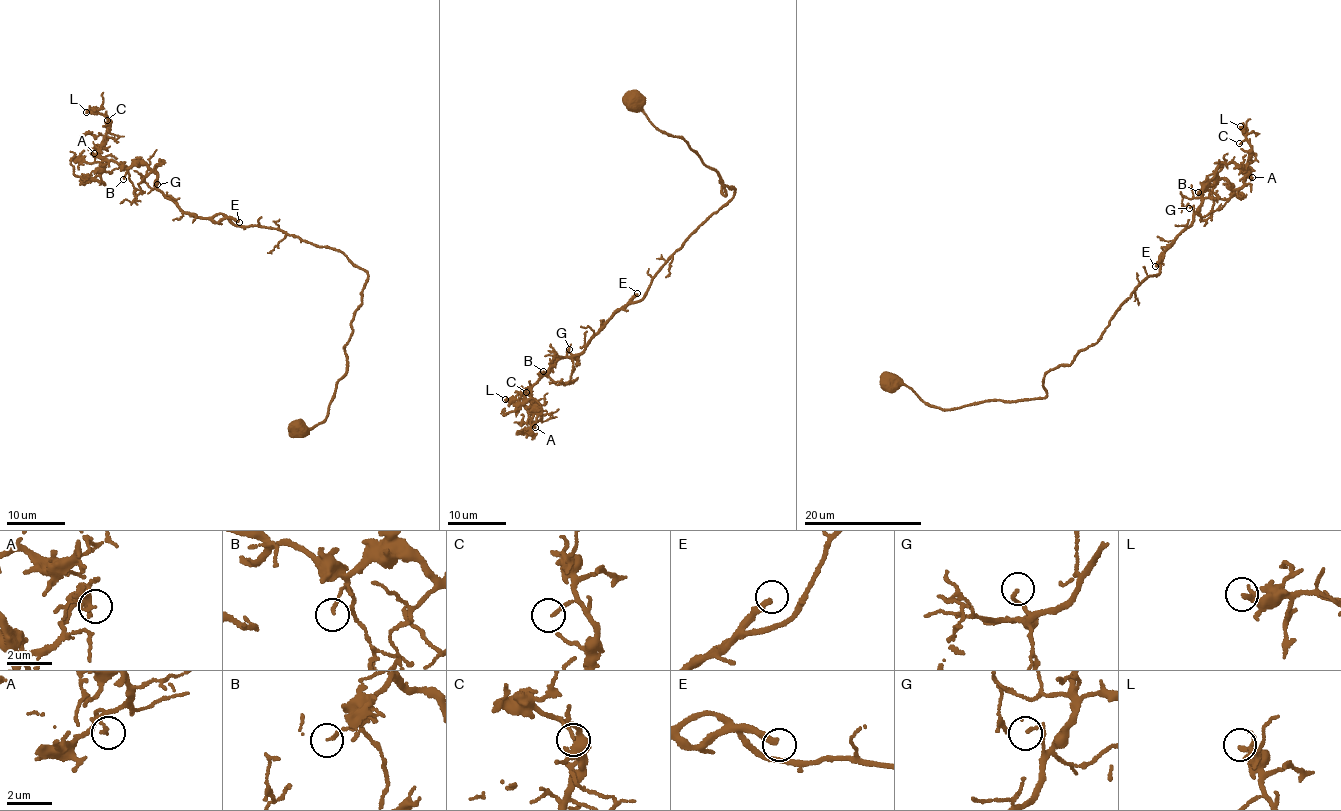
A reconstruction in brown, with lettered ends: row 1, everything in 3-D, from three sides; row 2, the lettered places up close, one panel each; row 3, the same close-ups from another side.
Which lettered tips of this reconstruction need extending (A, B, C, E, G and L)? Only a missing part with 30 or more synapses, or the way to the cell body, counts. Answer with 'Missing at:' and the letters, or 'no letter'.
Missing at: E

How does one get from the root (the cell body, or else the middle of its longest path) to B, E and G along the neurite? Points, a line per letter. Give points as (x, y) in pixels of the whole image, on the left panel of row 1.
B: (297, 429), (325, 419), (367, 273), (339, 251), (276, 228), (187, 213), (145, 165), (123, 179)
E: (297, 429), (325, 419), (347, 369), (344, 346), (368, 277), (339, 251), (239, 222)
G: (297, 429), (325, 419), (347, 369), (344, 346), (367, 273), (339, 251), (276, 228), (187, 213), (157, 184)

